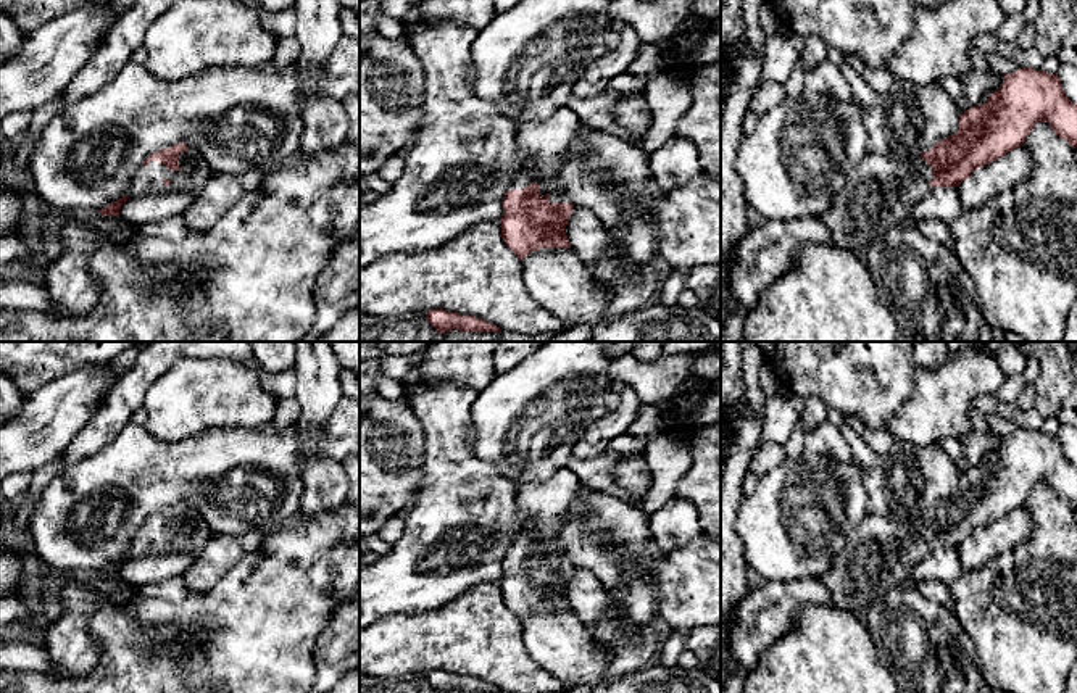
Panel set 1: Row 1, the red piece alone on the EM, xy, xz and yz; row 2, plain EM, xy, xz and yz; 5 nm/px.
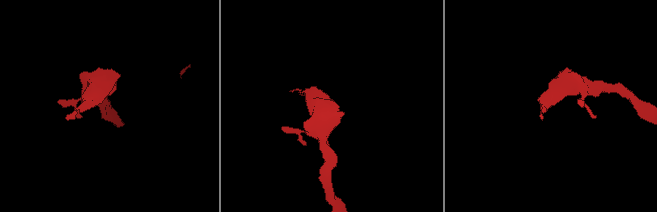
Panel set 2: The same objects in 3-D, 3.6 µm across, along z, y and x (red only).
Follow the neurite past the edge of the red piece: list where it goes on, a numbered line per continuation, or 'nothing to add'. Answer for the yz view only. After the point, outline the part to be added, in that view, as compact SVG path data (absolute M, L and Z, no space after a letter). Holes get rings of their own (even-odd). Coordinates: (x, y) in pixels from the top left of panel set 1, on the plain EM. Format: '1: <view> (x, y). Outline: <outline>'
1: yz (879, 553). Outline: M867 512L817 579L829 590L834 608L859 614L882 593L908 582L914 566L932 554L932 537L921 517L896 521Z

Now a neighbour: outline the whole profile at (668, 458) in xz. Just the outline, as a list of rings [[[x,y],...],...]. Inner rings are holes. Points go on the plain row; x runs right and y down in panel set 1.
[[[672,430],[647,437],[645,459],[651,471],[651,487],[642,509],[650,516],[676,498],[676,487],[692,466],[690,450]]]

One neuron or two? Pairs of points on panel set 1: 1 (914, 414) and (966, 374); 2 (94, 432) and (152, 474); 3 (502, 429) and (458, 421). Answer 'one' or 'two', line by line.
1: one
2: two
3: two

